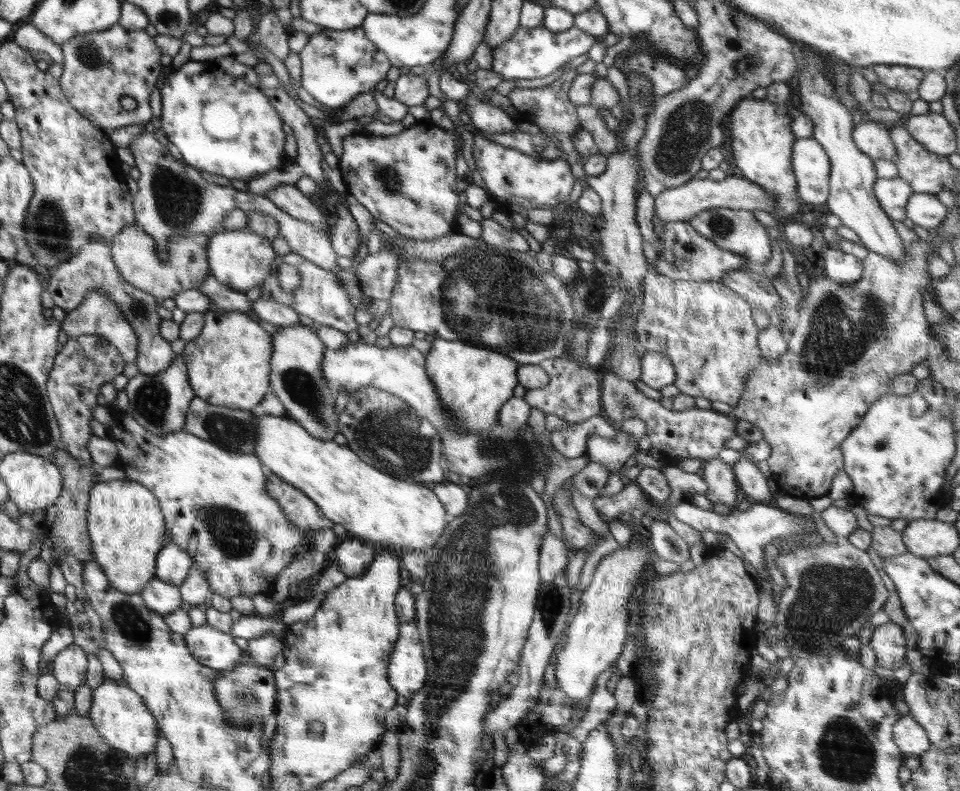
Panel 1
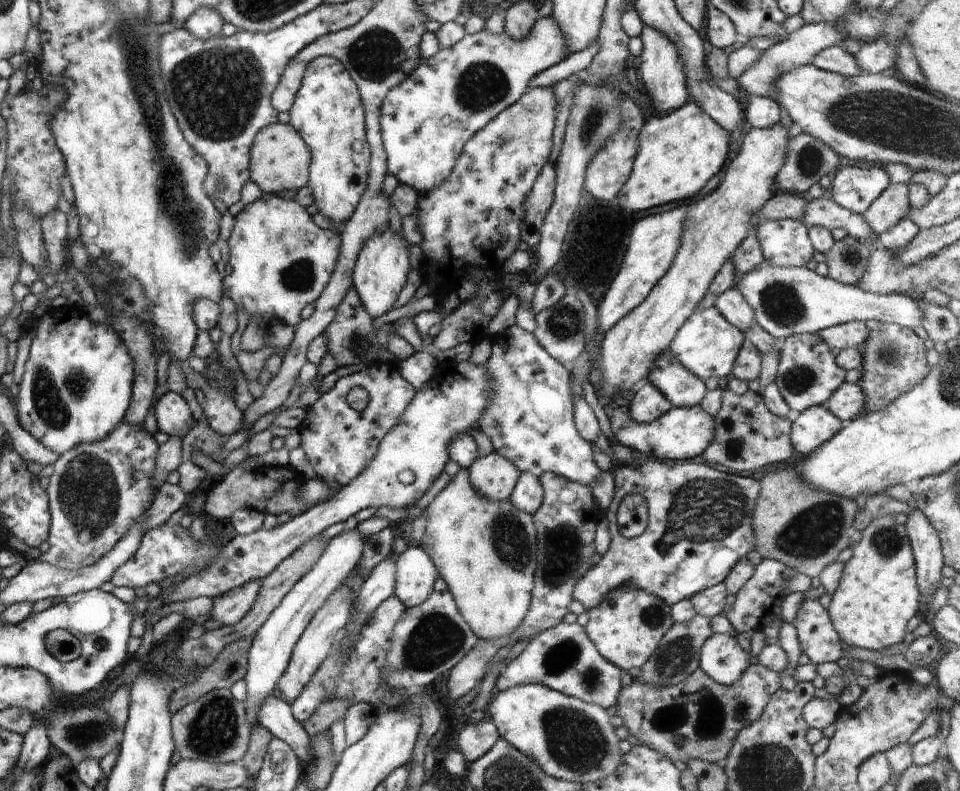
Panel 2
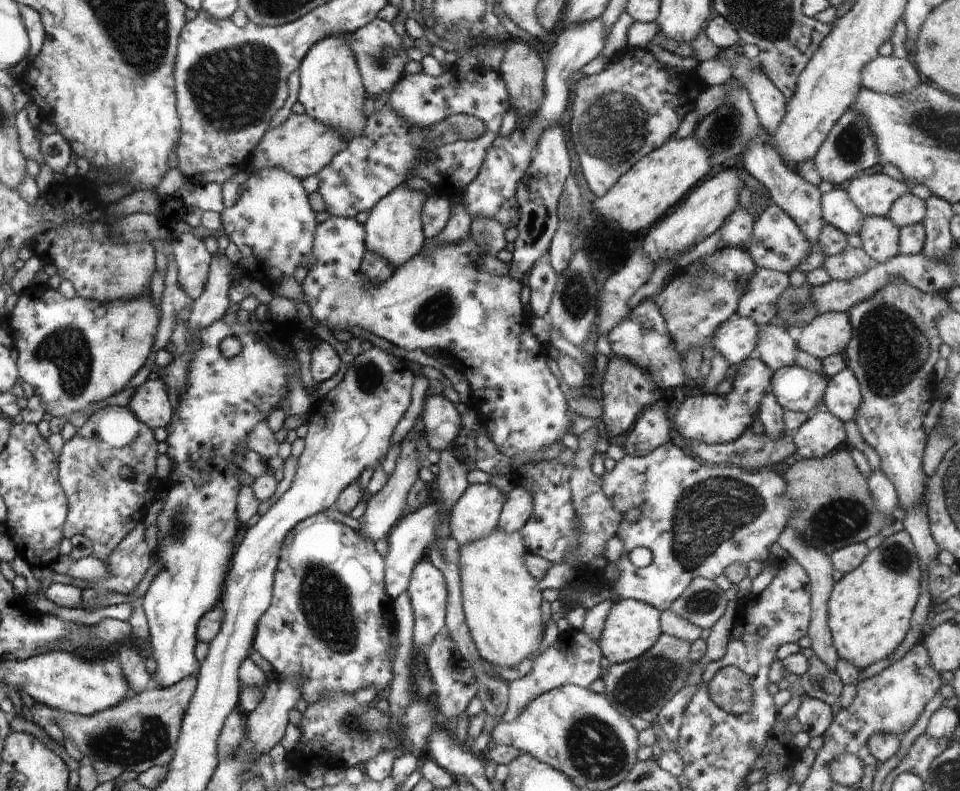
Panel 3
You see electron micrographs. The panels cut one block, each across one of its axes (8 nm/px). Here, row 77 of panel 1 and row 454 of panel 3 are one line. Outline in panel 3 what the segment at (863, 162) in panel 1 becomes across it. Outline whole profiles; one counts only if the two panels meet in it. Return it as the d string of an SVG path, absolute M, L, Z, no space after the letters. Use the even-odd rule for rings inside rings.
M817 409L798 428L793 440L799 458L818 459L836 451L847 440L847 435L842 421L823 409Z

